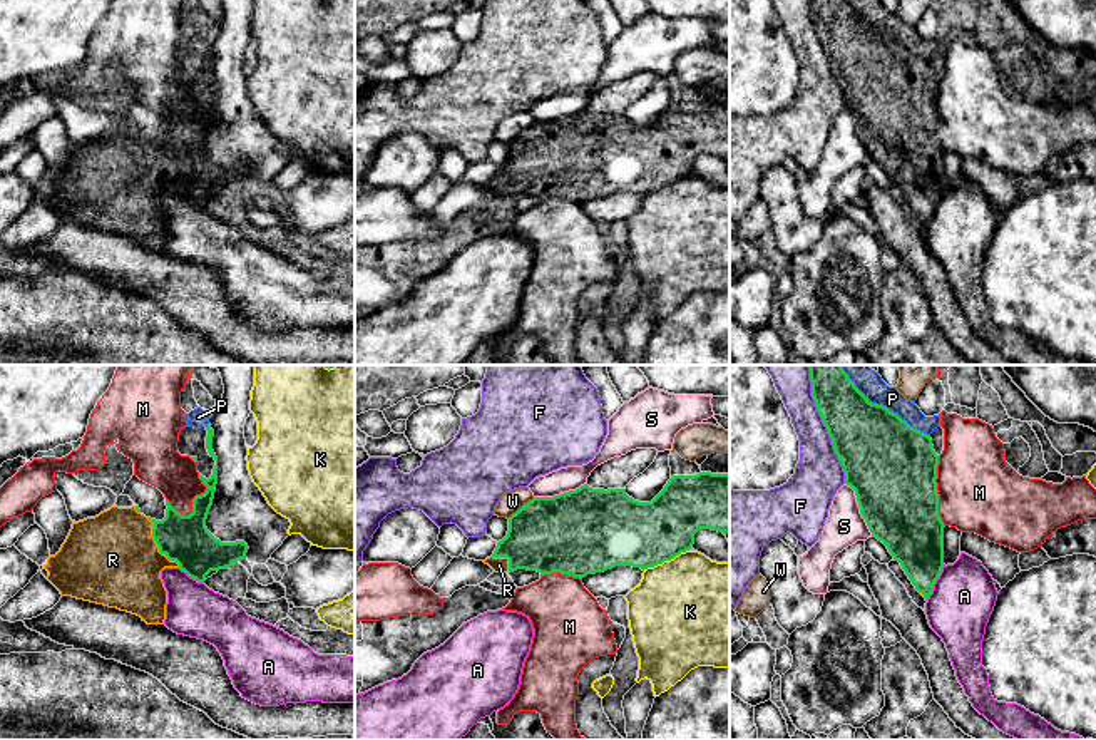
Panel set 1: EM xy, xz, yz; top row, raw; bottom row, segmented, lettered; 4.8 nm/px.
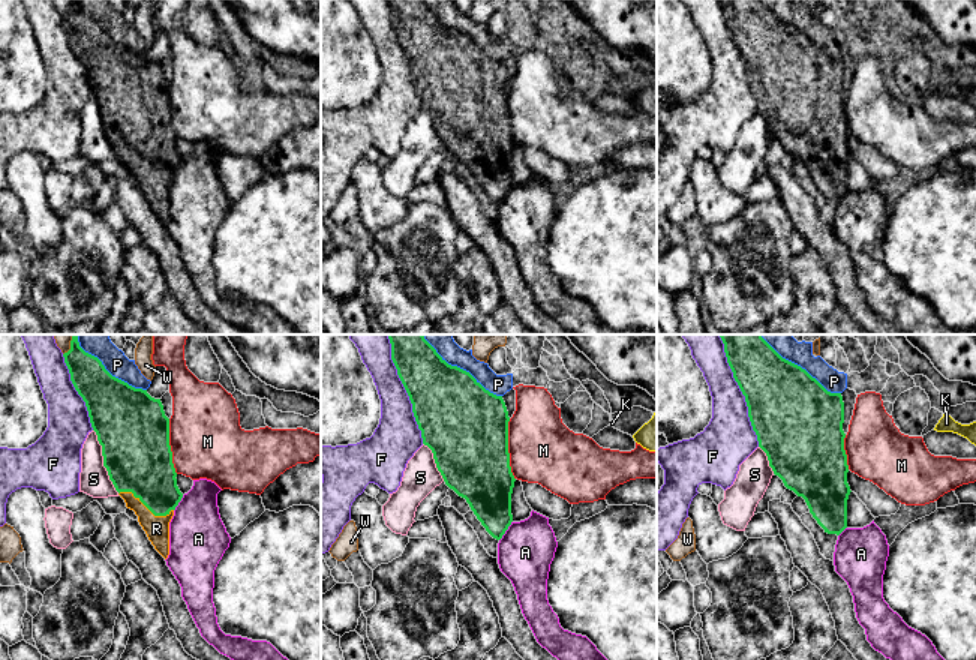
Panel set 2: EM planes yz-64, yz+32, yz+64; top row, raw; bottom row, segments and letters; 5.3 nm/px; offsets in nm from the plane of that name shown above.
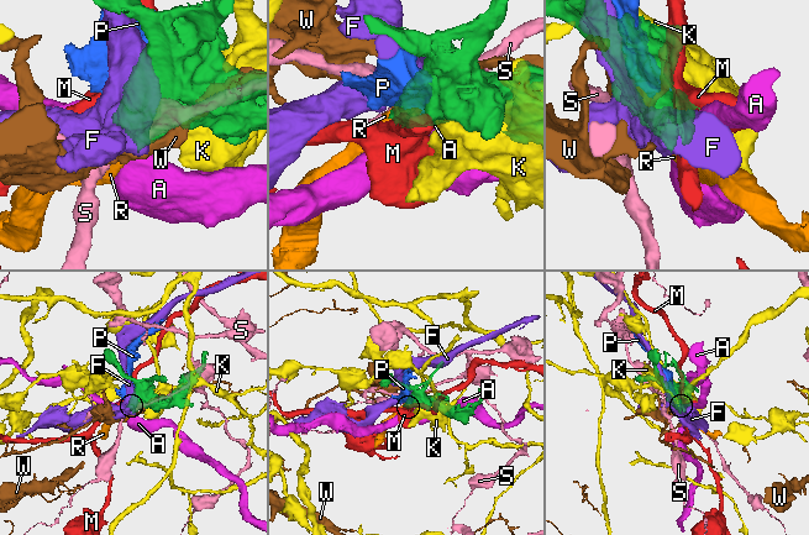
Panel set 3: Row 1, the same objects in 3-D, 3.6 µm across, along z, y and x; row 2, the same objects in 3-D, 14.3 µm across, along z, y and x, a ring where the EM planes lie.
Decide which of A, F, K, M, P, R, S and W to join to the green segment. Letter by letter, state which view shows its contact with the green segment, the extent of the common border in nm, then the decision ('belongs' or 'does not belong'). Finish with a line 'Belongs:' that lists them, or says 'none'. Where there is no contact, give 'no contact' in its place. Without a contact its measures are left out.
A: meets green in yz; contact 200 nm long; does not belong
F: meets green in yz; contact 550 nm long; does not belong
K: meets green in xz; contact 240 nm long; does not belong
M: meets green in xy; contact 220 nm long; does not belong
P: meets green in yz; contact 500 nm long; does not belong
R: meets green in xy; contact 280 nm long; belongs
S: meets green in yz; contact 280 nm long; does not belong
W: meets green in xz; contact 170 nm long; does not belong
Belongs: R

